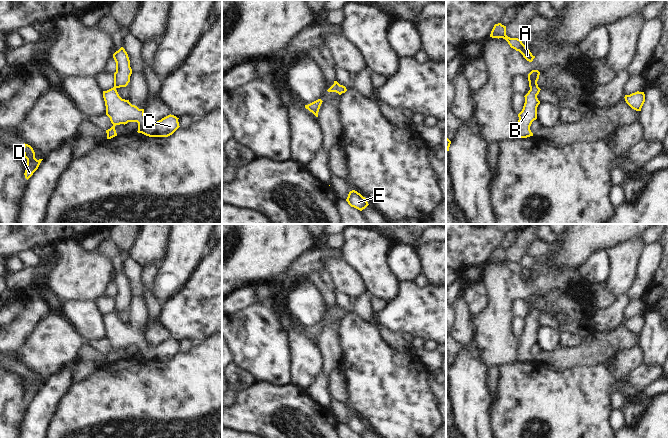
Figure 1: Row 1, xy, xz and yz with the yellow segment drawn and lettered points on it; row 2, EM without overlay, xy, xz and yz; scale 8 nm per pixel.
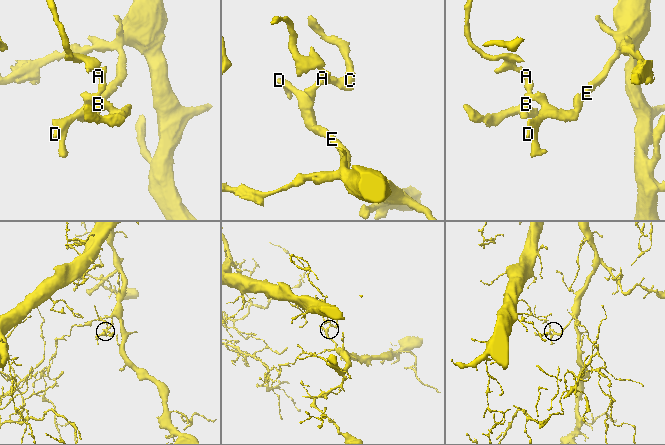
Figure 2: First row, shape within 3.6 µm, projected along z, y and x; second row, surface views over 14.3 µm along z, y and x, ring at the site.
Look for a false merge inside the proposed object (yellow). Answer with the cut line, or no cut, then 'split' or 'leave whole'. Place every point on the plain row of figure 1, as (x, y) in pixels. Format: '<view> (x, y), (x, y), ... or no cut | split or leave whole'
no cut | leave whole

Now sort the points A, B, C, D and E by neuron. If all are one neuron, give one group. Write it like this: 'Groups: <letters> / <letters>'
Groups: A B C D E

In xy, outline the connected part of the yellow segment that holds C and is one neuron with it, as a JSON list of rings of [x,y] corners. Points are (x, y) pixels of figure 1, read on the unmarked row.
[[[123,271],[113,278],[113,282],[116,286],[114,311],[103,315],[106,339],[113,348],[110,353],[106,354],[107,363],[117,360],[116,349],[125,349],[128,346],[137,346],[137,356],[149,361],[168,361],[172,359],[180,351],[179,342],[170,338],[155,347],[150,347],[145,342],[144,333],[139,333],[137,330],[132,329],[129,324],[122,323],[119,320],[116,313],[128,309],[132,293],[128,278]]]

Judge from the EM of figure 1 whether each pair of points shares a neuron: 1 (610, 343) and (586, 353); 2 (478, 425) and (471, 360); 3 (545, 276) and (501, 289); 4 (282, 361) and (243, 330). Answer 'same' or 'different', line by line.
1: same
2: same
3: same
4: same

